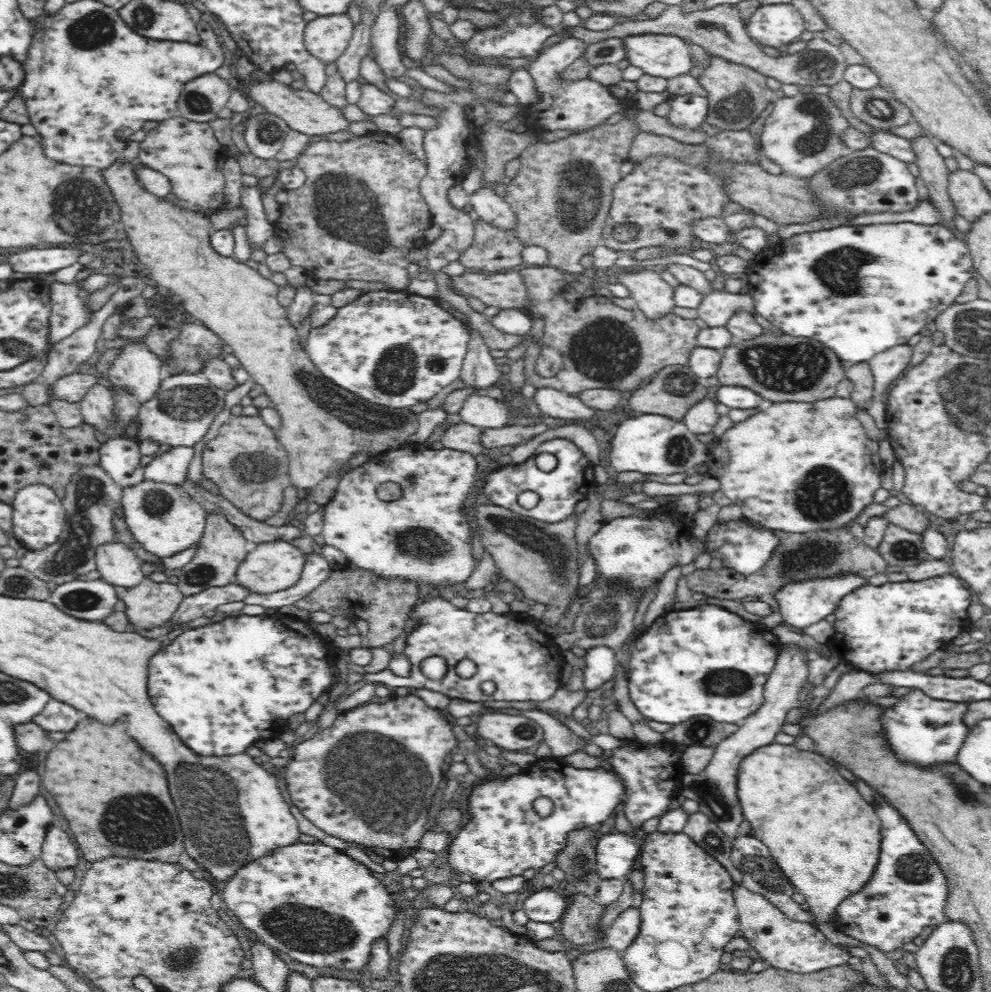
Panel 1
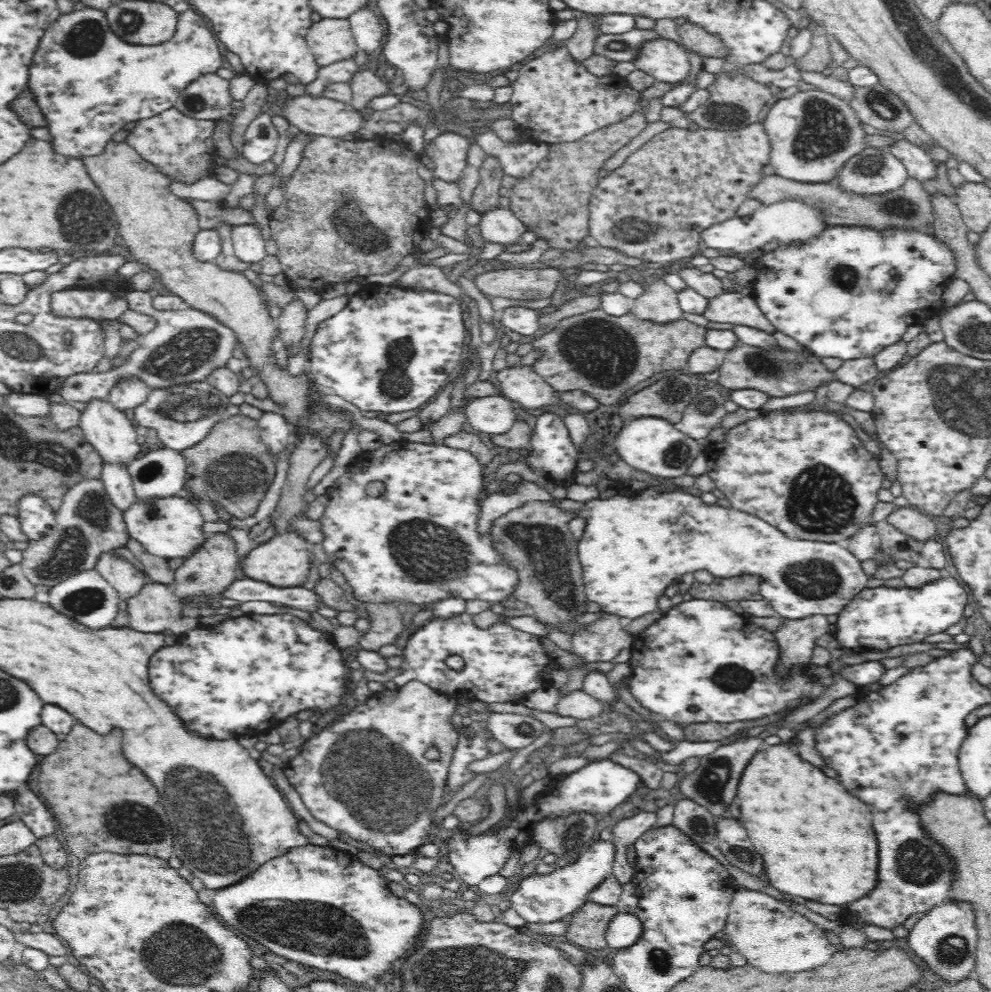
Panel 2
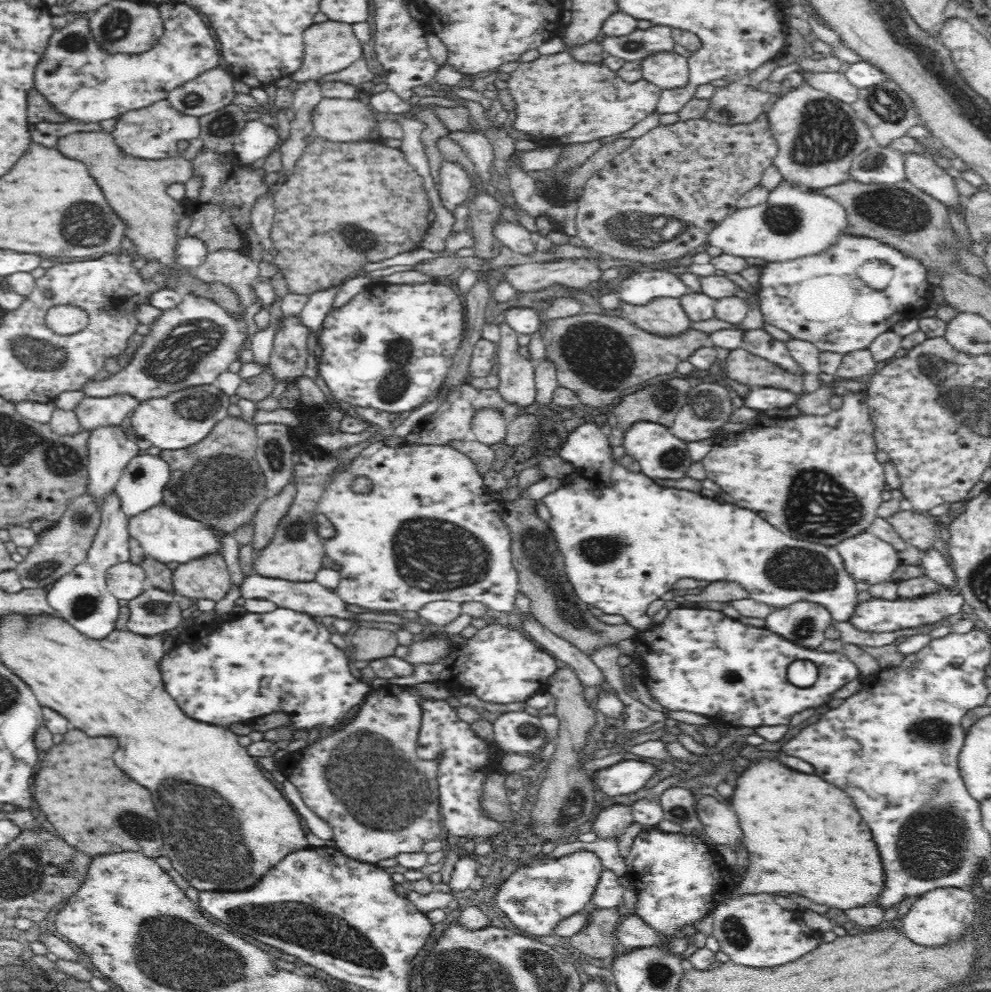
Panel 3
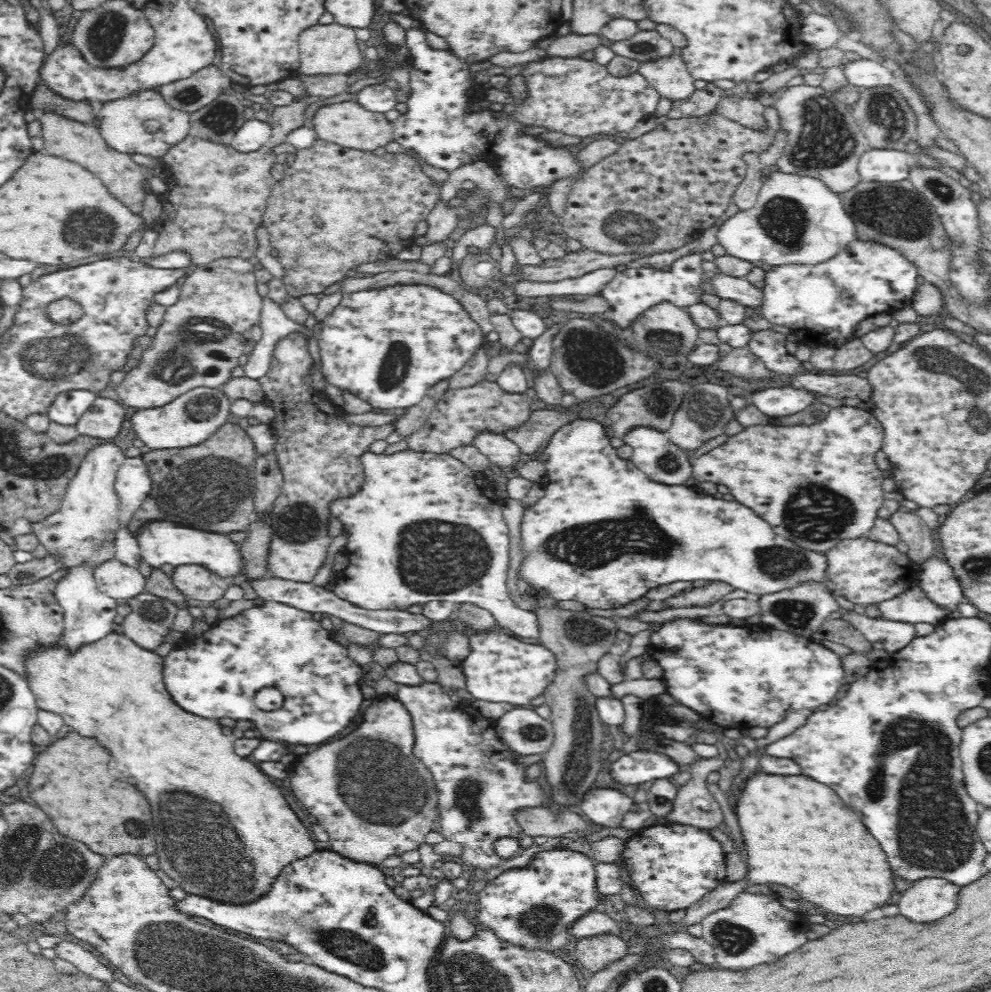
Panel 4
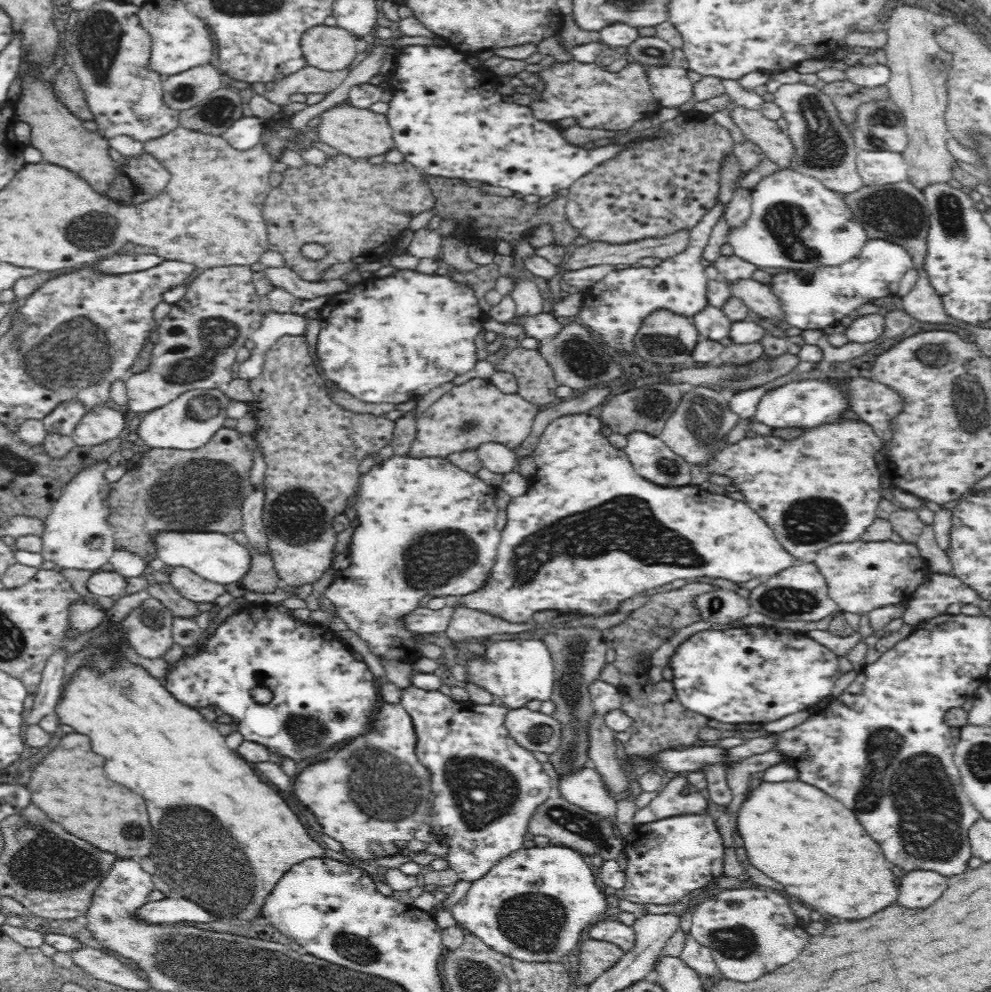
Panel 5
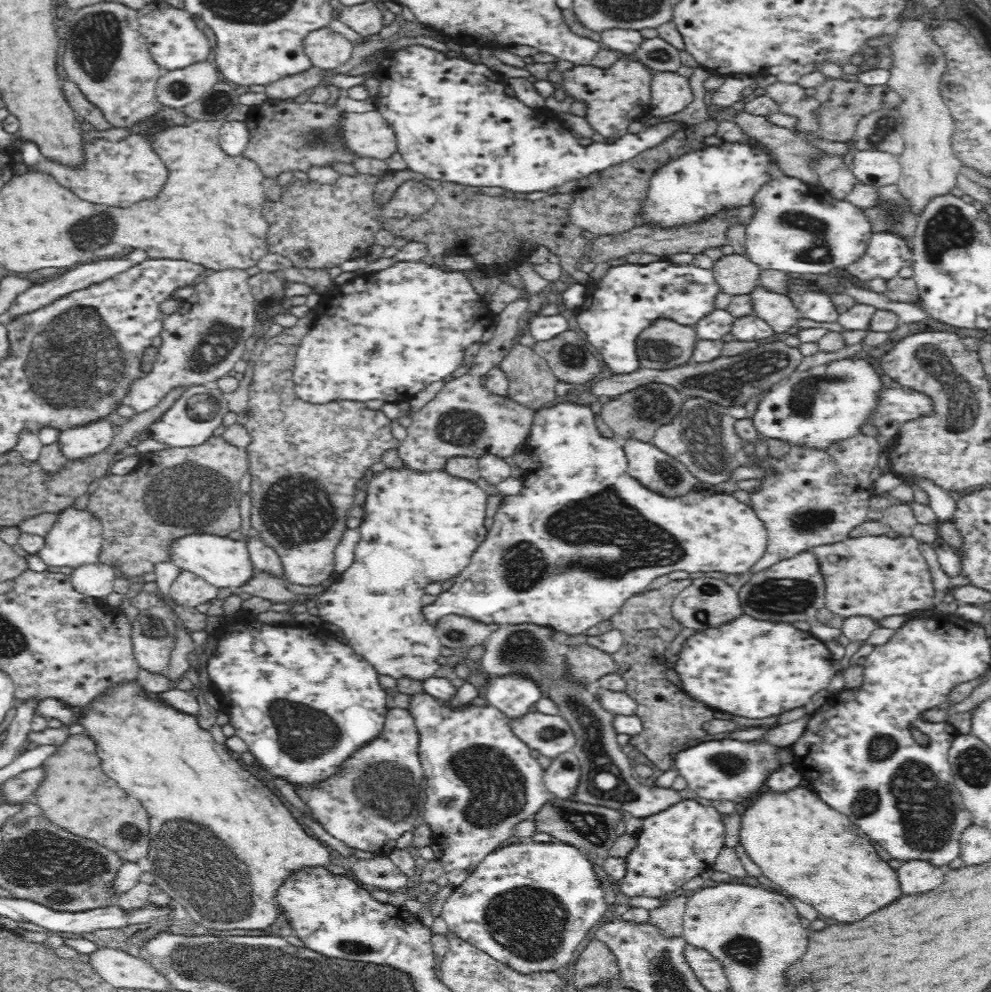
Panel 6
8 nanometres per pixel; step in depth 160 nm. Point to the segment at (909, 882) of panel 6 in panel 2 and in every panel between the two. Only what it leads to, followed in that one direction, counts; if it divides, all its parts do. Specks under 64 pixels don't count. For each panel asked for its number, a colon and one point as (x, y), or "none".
2: (934, 935)
3: (938, 913)
4: (928, 898)
5: (919, 886)

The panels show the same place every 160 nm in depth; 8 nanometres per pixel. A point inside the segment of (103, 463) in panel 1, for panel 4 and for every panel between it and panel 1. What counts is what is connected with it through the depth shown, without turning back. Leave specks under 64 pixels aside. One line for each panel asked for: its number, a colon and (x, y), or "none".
2: (116, 483)
3: (81, 597)
4: (88, 615)

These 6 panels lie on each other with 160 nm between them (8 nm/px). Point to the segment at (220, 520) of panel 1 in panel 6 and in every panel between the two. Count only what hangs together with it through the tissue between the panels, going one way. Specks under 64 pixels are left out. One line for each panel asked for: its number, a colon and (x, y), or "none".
2: (212, 569)
3: (208, 578)
4: (194, 582)
5: (188, 584)
6: (188, 590)

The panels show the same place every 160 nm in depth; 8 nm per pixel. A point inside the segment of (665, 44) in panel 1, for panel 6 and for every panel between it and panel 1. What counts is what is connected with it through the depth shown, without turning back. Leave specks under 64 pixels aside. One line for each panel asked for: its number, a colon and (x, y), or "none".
2: (665, 61)
3: (669, 71)
4: (670, 78)
5: (671, 86)
6: (670, 92)

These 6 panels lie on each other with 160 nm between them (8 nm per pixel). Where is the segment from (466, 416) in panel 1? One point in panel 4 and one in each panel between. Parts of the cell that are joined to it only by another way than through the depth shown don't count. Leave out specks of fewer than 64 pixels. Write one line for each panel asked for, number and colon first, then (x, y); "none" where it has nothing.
2: (494, 415)
3: (489, 429)
4: (500, 452)

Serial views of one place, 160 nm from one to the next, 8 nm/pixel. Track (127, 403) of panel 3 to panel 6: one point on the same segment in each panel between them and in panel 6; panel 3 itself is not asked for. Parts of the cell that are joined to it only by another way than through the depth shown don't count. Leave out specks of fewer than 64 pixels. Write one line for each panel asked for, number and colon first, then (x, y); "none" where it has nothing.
4: (105, 418)
5: (95, 428)
6: (77, 444)

